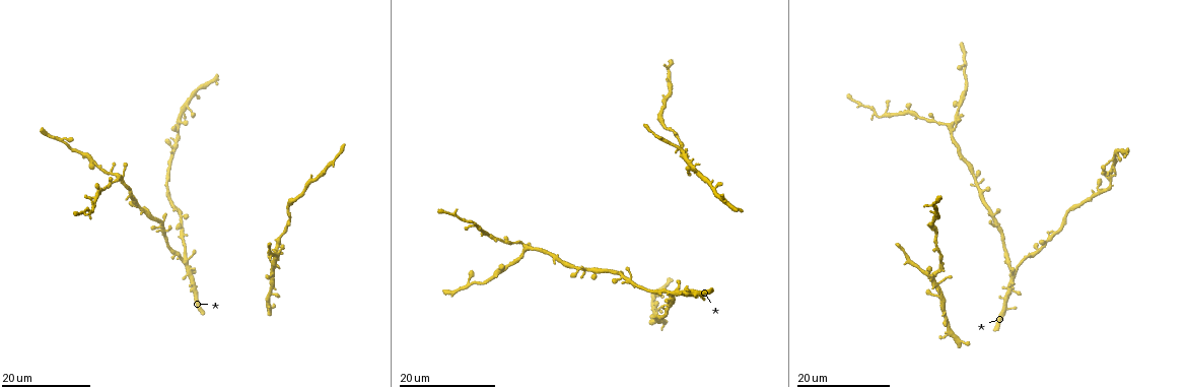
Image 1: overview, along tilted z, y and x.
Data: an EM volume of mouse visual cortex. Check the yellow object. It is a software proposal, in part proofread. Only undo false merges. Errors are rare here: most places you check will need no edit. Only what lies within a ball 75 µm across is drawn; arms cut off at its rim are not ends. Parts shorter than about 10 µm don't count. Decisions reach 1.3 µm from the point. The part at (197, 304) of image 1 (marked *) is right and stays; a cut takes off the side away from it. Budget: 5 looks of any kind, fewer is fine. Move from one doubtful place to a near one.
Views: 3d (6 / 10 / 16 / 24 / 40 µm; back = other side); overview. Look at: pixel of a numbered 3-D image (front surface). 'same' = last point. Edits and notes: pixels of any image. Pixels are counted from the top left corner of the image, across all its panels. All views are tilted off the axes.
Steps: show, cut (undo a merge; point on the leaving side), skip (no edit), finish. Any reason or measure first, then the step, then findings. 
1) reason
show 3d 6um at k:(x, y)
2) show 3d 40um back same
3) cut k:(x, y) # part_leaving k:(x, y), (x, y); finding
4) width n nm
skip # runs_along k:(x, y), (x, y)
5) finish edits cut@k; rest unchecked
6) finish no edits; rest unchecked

small branch off a trunk
show 3d 16um at 1:(950, 123)

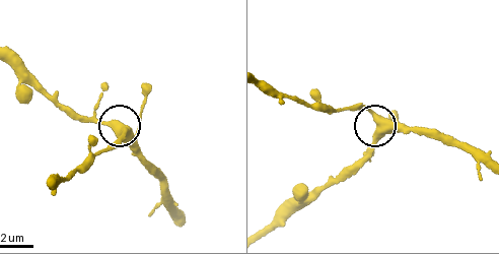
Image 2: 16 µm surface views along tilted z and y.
show 3d 10um at 2:(123, 127)

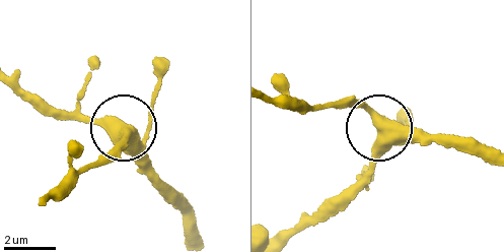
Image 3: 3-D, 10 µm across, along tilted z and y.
arms 3
skip # runs_along 3:(488, 149), (386, 128), (378, 137), (363, 186); all the same neuron

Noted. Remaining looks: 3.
show 3d 24um at 1:(919, 117)

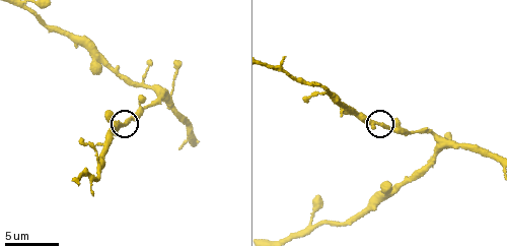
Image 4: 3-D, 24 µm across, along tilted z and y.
closer look
show 3d 10um at 4:(377, 125)

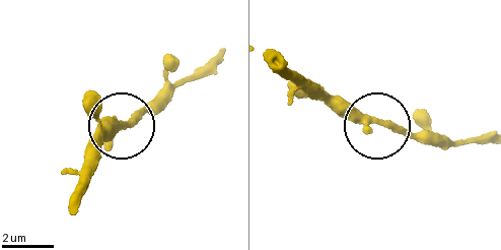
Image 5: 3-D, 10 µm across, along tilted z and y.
arms 3
skip # all the same neuron

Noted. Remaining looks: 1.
finish no edits; rest unchecked

